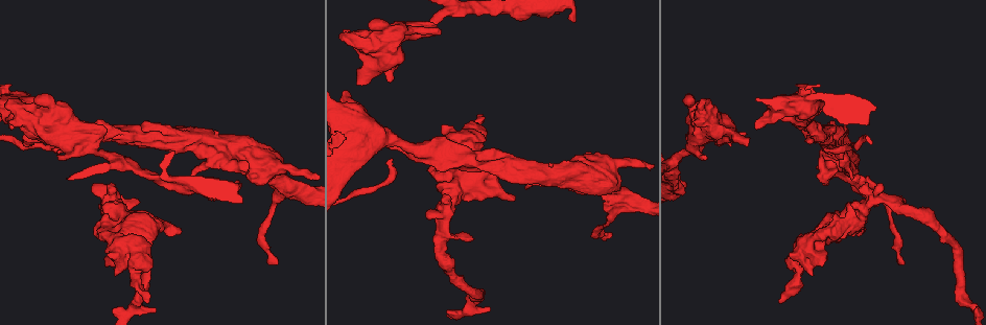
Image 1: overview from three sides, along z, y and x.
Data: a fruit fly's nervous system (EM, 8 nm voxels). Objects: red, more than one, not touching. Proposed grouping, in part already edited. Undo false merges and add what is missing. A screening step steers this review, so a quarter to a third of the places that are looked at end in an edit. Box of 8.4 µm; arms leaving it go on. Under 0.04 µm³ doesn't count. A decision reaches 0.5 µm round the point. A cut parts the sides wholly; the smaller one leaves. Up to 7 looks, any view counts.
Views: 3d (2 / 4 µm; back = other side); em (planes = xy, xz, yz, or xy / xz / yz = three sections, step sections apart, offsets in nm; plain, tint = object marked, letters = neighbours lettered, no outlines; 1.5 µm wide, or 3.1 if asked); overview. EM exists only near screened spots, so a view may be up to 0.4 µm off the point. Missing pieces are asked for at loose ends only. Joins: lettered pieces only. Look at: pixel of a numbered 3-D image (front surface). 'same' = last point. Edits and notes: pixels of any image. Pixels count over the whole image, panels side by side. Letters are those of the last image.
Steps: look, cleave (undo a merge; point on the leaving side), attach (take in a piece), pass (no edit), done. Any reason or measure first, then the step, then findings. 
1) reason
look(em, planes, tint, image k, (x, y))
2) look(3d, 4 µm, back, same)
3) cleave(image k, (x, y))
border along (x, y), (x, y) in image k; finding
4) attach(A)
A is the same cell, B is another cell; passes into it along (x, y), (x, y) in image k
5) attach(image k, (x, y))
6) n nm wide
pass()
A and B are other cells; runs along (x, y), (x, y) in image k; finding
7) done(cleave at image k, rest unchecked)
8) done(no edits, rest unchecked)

an open end
look(em, xz, step 4, tint, image 1, (779, 300))

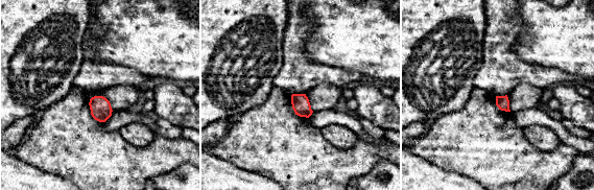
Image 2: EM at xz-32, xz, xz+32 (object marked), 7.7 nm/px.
look(em, planes, letters, same)

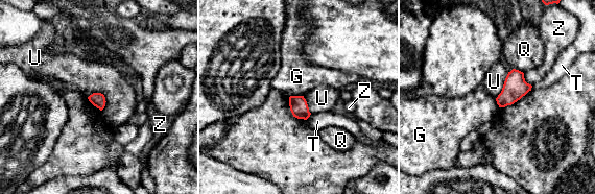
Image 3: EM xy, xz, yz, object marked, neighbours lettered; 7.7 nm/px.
pass()
G, Q, T, U and Z are other cells; border along (88, 96), (101, 93), (104, 107) in image 3; no lettered piece goes on from it

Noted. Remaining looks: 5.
look(3d, 4 µm, image 1, (814, 235))

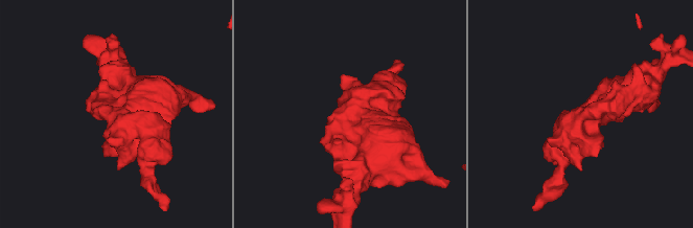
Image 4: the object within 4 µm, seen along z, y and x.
shape alone is not enough
look(em, planes, letters, image 4, (103, 109))

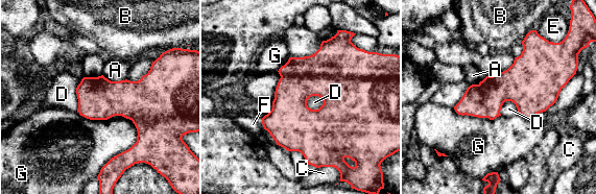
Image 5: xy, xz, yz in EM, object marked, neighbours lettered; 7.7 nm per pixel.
G touches over 500 nm
pass()
A, B, C, D, E, F and G are other cells; border along (324, 101), (317, 108), (306, 104) in image 5; one cell here

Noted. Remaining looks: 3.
thick end
look(em, planes, letters, image 1, (574, 20))

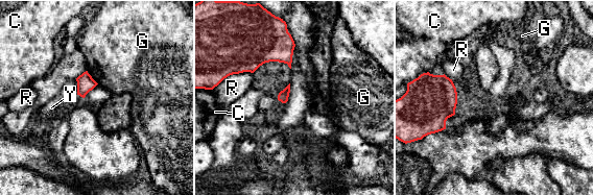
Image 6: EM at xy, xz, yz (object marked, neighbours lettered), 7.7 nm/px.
pass()
C, G, R and Y are other cells; border along (287, 28), (295, 46) in image 6; none of them fits

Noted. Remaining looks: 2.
done(no edits, rest unchecked)

